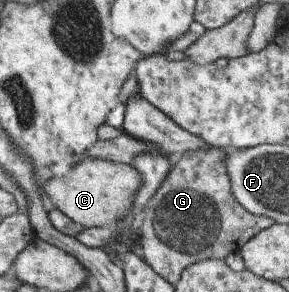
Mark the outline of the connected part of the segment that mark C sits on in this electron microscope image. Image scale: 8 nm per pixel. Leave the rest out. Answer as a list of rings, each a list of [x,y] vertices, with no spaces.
[[[84,158],[66,175],[44,181],[41,192],[72,223],[81,228],[104,228],[111,227],[120,215],[128,211],[136,187],[140,187],[140,175],[136,175],[130,165],[101,158]]]

